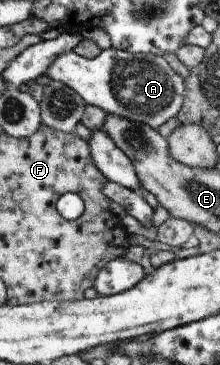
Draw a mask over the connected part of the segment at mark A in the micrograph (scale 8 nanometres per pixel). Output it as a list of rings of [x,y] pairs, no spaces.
[[[121,49],[103,50],[97,58],[85,58],[69,51],[57,57],[47,76],[65,83],[77,91],[88,105],[105,109],[108,115],[131,119],[137,123],[159,129],[172,117],[178,117],[185,103],[187,85],[164,56],[132,53]]]

